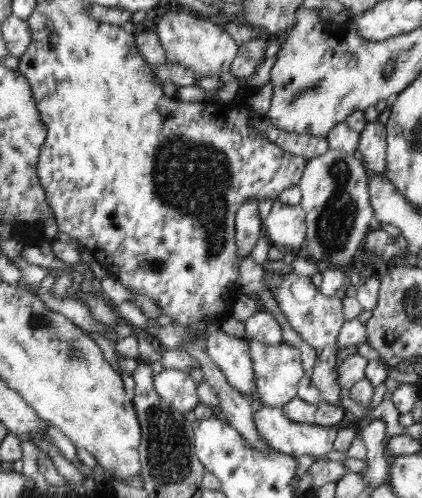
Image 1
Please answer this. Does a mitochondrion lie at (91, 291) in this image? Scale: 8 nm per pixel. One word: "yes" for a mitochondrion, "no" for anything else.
no

